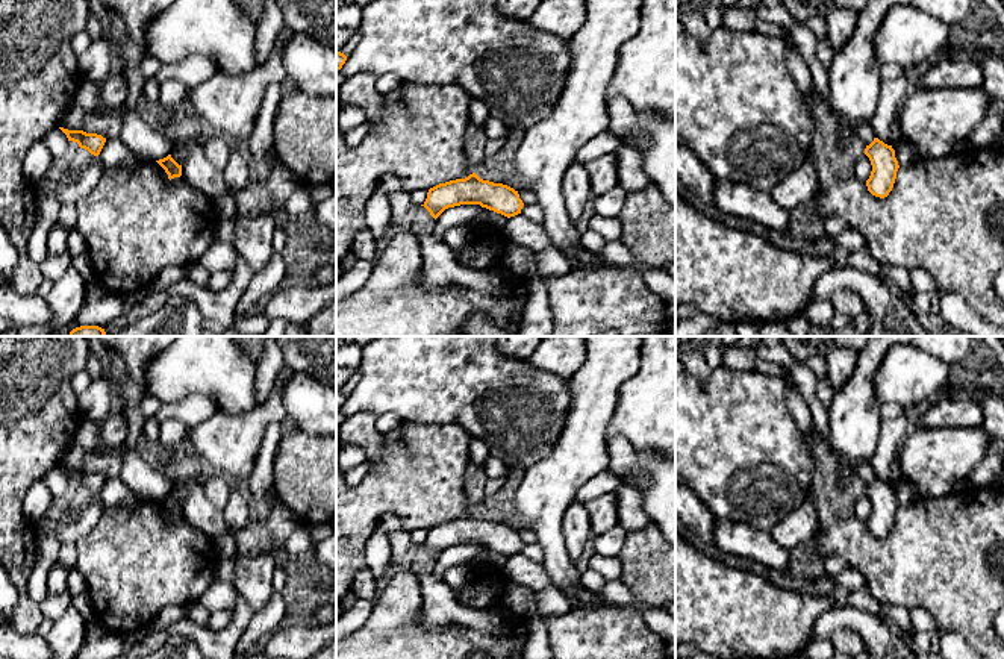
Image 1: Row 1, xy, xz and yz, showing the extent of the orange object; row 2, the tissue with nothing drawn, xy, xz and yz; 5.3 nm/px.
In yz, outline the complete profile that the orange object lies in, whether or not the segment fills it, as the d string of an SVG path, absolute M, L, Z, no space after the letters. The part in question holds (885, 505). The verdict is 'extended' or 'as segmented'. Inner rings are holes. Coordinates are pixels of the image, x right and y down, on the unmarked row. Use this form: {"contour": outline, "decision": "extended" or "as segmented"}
{"contour": "M874 477L874 480L866 485L865 494L872 504L871 515L866 520L868 530L875 536L884 538L892 530L900 508L895 489L892 485Z", "decision": "as segmented"}

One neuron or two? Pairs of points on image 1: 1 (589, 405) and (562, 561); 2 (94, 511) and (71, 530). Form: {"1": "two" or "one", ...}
{"1": "one", "2": "one"}

